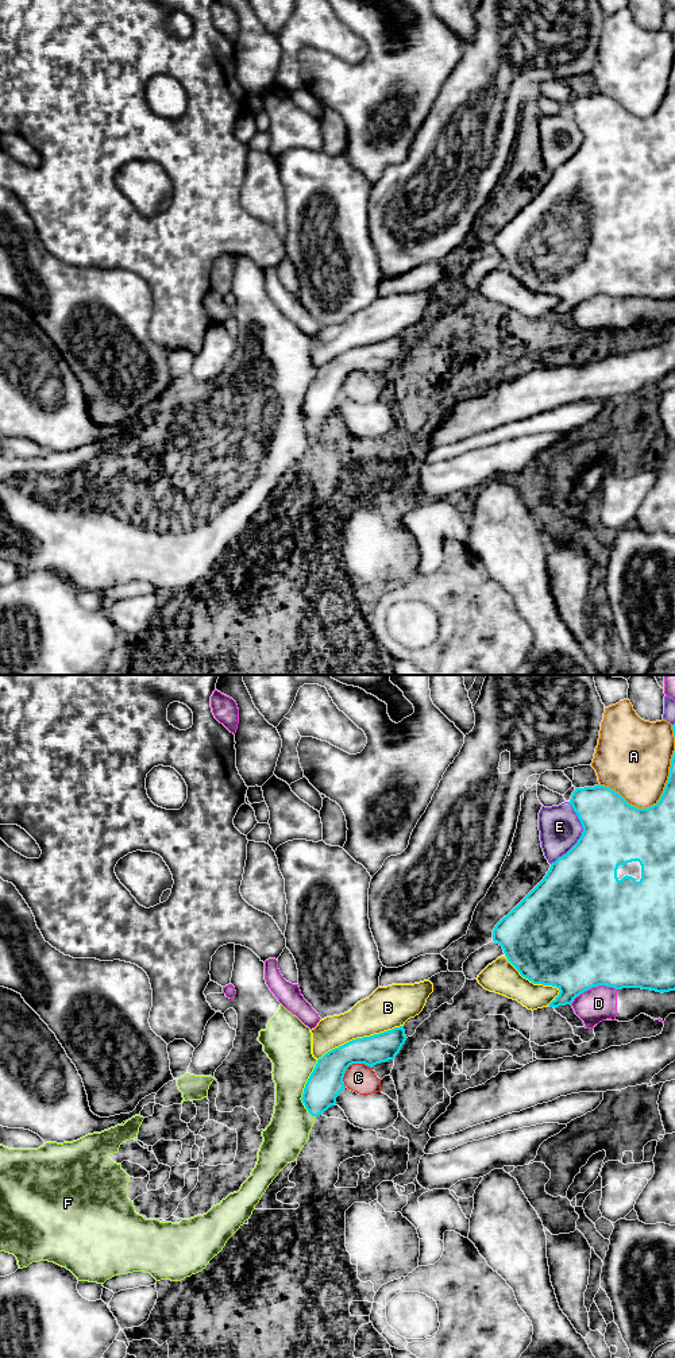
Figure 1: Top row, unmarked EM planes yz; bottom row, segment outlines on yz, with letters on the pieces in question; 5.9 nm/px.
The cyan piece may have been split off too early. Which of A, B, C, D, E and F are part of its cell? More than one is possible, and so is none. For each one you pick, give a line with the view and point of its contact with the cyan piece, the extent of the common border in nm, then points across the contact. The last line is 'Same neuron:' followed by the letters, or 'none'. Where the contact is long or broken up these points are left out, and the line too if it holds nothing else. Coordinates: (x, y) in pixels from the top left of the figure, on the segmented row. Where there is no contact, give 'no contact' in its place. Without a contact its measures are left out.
Same neuron: none

